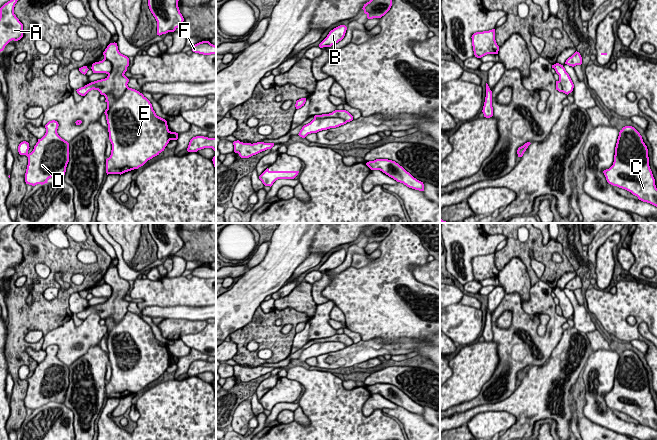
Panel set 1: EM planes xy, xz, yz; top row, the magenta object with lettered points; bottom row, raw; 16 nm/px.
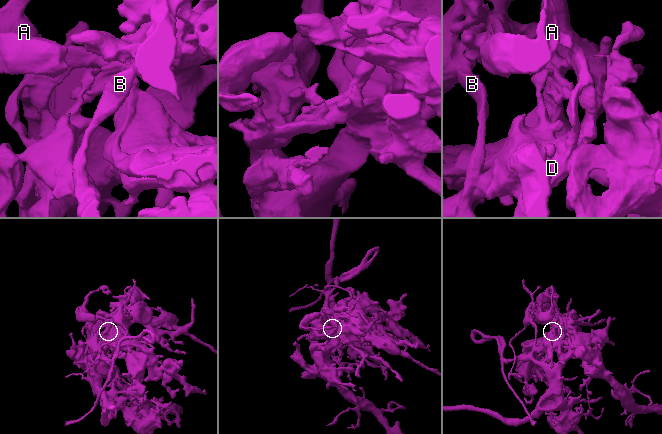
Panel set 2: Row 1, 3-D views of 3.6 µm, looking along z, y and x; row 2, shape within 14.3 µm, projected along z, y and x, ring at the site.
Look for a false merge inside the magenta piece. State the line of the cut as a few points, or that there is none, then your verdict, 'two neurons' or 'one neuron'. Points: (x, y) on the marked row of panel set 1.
xz (317, 115), (319, 118), (340, 117), (346, 122) | two neurons

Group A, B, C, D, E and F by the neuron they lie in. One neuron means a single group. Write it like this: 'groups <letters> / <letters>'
groups A D F / B C E

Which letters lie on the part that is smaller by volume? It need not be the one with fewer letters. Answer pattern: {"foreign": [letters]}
{"foreign": ["A", "D", "F"]}

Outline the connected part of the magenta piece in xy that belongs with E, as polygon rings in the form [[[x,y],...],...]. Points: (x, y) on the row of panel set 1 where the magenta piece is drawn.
[[[128,87],[119,99],[109,93],[104,96],[108,109],[106,120],[109,140],[112,144],[111,155],[106,159],[107,175],[121,175],[138,169],[164,151],[170,140],[178,139],[178,133],[168,129],[167,121],[156,115],[150,101],[139,91]]]

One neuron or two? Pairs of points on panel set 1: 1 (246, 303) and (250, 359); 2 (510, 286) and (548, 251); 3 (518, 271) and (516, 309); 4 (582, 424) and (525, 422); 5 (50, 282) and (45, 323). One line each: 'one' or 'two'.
1: two
2: two
3: two
4: two
5: one

